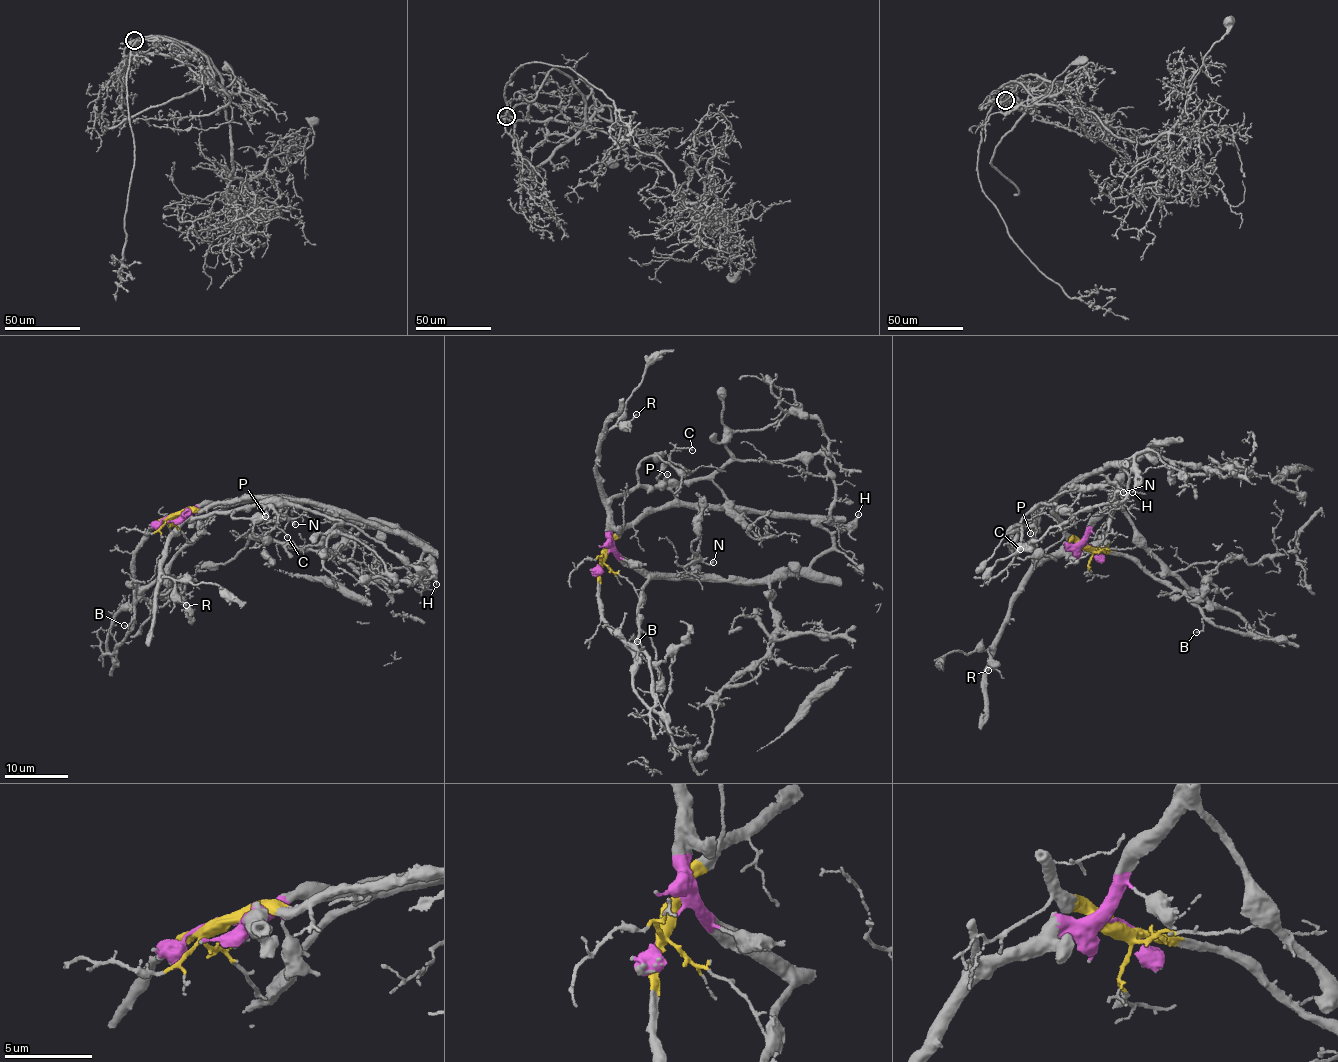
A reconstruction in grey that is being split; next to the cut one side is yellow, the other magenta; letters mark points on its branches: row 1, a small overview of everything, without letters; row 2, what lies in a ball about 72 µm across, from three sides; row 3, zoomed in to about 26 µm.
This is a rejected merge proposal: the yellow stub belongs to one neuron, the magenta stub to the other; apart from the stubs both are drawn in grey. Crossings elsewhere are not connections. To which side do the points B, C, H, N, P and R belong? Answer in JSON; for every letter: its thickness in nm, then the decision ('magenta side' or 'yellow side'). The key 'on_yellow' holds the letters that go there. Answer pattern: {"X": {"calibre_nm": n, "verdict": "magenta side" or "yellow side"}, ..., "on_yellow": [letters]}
{"B": {"calibre_nm": 140, "verdict": "yellow side"}, "C": {"calibre_nm": 140, "verdict": "yellow side"}, "H": {"calibre_nm": 160, "verdict": "magenta side"}, "N": {"calibre_nm": 180, "verdict": "magenta side"}, "P": {"calibre_nm": 100, "verdict": "magenta side"}, "R": {"calibre_nm": 160, "verdict": "magenta side"}, "on_yellow": ["B", "C"]}

